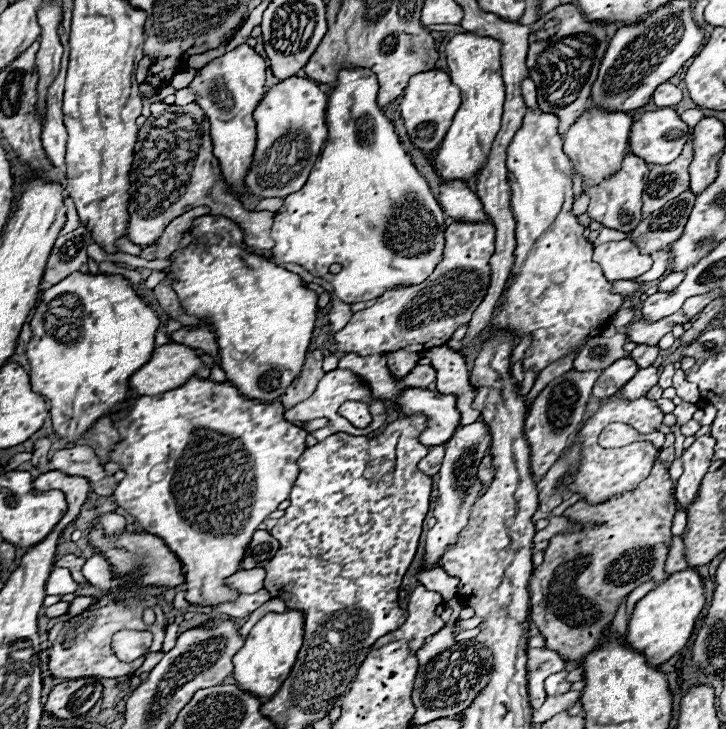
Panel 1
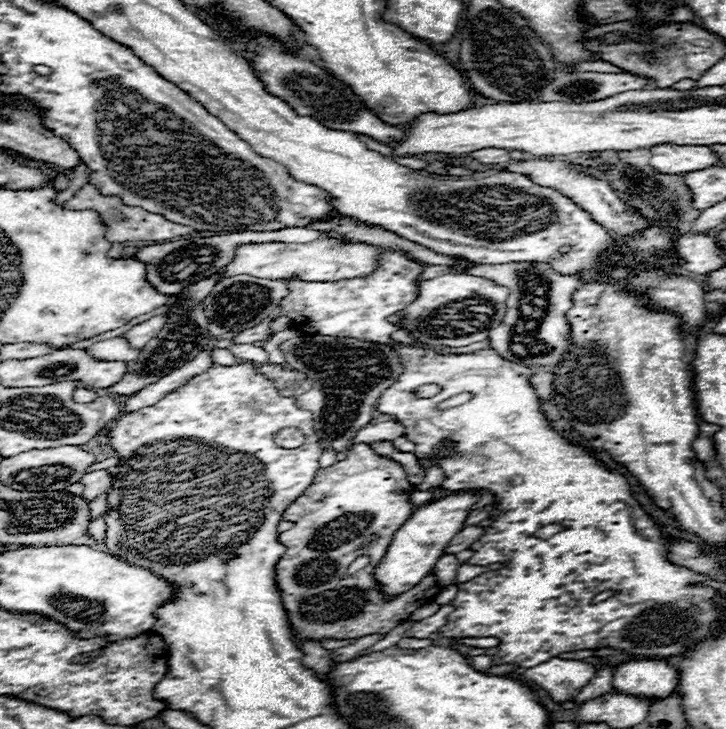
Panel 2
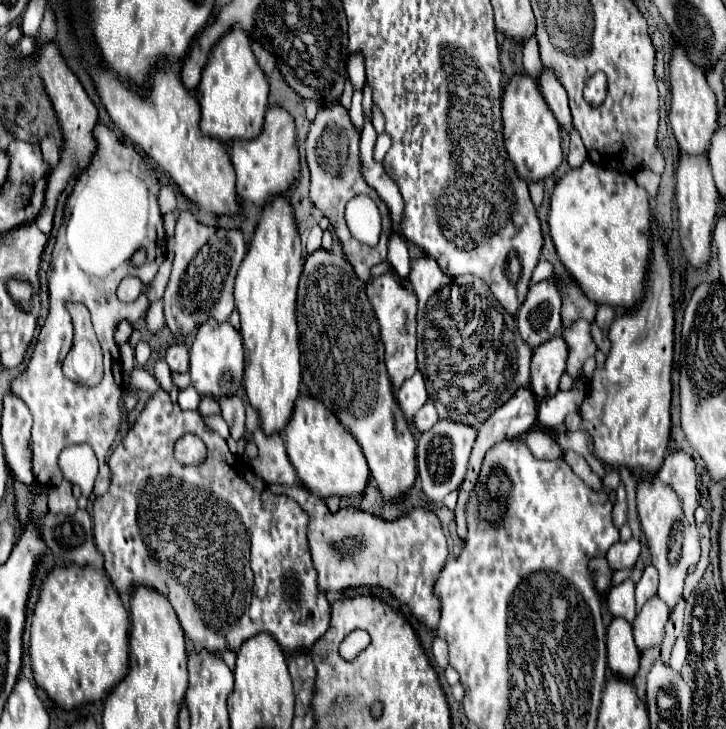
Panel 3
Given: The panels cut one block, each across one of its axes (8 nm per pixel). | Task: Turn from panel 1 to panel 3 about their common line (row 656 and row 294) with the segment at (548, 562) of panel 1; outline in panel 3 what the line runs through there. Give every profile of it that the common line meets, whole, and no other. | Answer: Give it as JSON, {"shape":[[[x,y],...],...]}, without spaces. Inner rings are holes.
{"shape":[[[574,282],[568,286],[560,284],[560,288],[562,288],[562,324],[564,326],[568,326],[578,318],[584,318],[588,322],[594,320],[598,306],[584,296],[578,284]]]}

